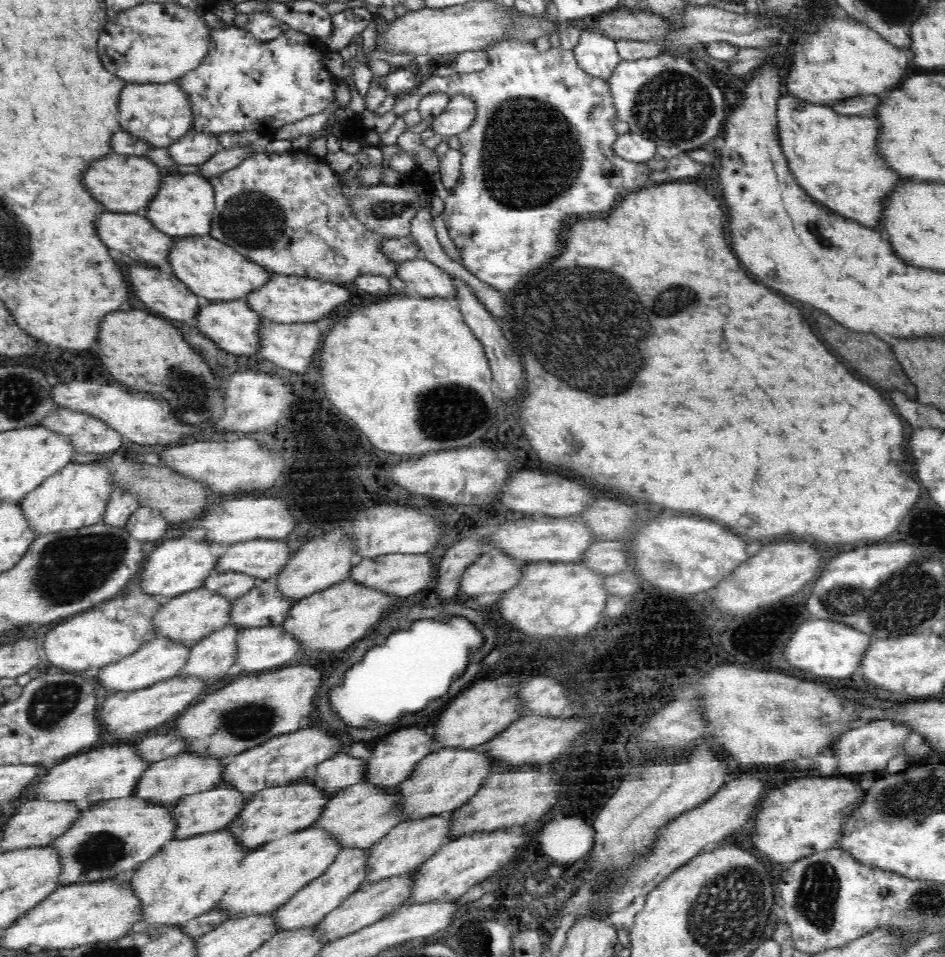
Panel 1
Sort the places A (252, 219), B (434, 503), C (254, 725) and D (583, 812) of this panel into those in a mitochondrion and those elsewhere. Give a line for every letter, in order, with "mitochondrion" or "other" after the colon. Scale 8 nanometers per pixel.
A: mitochondrion
B: other
C: mitochondrion
D: other

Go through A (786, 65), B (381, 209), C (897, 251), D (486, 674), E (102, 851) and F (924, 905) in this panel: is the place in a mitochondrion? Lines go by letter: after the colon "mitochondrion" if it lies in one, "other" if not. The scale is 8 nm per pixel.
A: other
B: mitochondrion
C: other
D: other
E: mitochondrion
F: mitochondrion

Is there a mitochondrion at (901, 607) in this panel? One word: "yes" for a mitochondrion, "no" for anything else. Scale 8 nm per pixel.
yes

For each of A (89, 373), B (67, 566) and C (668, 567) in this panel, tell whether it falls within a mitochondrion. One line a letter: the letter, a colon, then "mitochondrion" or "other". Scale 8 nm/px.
A: other
B: mitochondrion
C: mitochondrion

